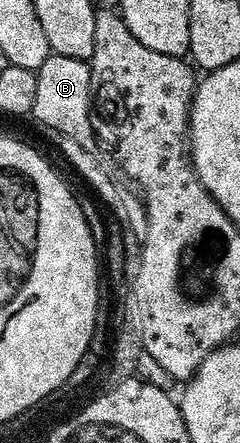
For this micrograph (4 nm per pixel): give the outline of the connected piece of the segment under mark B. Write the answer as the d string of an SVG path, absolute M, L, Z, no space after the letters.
M52 53L46 59L46 63L42 63L42 67L36 70L36 78L38 79L38 91L34 95L31 116L37 117L46 128L53 129L56 135L66 139L74 139L74 143L78 143L78 147L82 147L88 153L95 154L97 150L96 133L92 130L94 114L92 112L93 77L91 64L82 59L70 59L66 55Z

